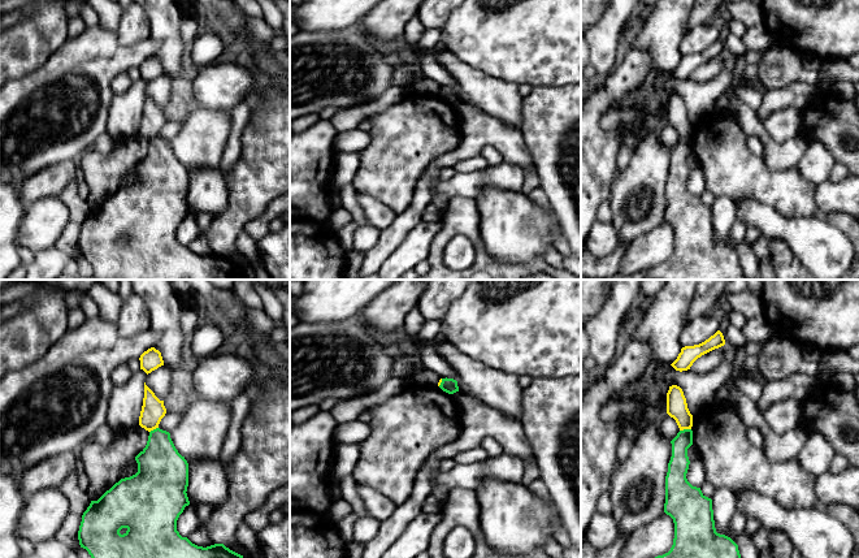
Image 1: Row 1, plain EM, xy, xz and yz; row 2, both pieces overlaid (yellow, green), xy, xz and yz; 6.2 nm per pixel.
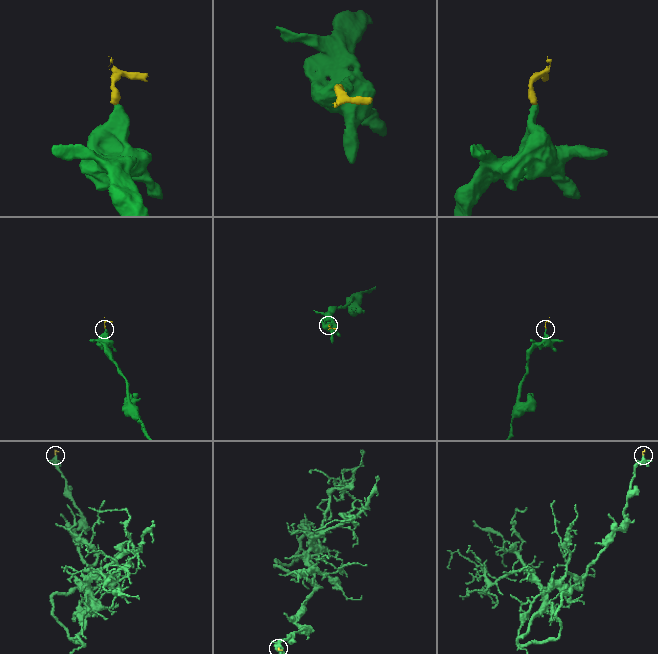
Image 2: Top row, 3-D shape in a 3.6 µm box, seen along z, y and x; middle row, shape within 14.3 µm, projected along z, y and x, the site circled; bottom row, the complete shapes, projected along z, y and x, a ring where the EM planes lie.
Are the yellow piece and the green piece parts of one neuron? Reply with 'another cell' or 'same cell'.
another cell

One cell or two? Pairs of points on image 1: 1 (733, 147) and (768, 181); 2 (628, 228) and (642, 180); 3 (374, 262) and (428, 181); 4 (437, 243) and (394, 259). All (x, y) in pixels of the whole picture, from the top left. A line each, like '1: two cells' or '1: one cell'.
1: one cell
2: one cell
3: one cell
4: two cells

